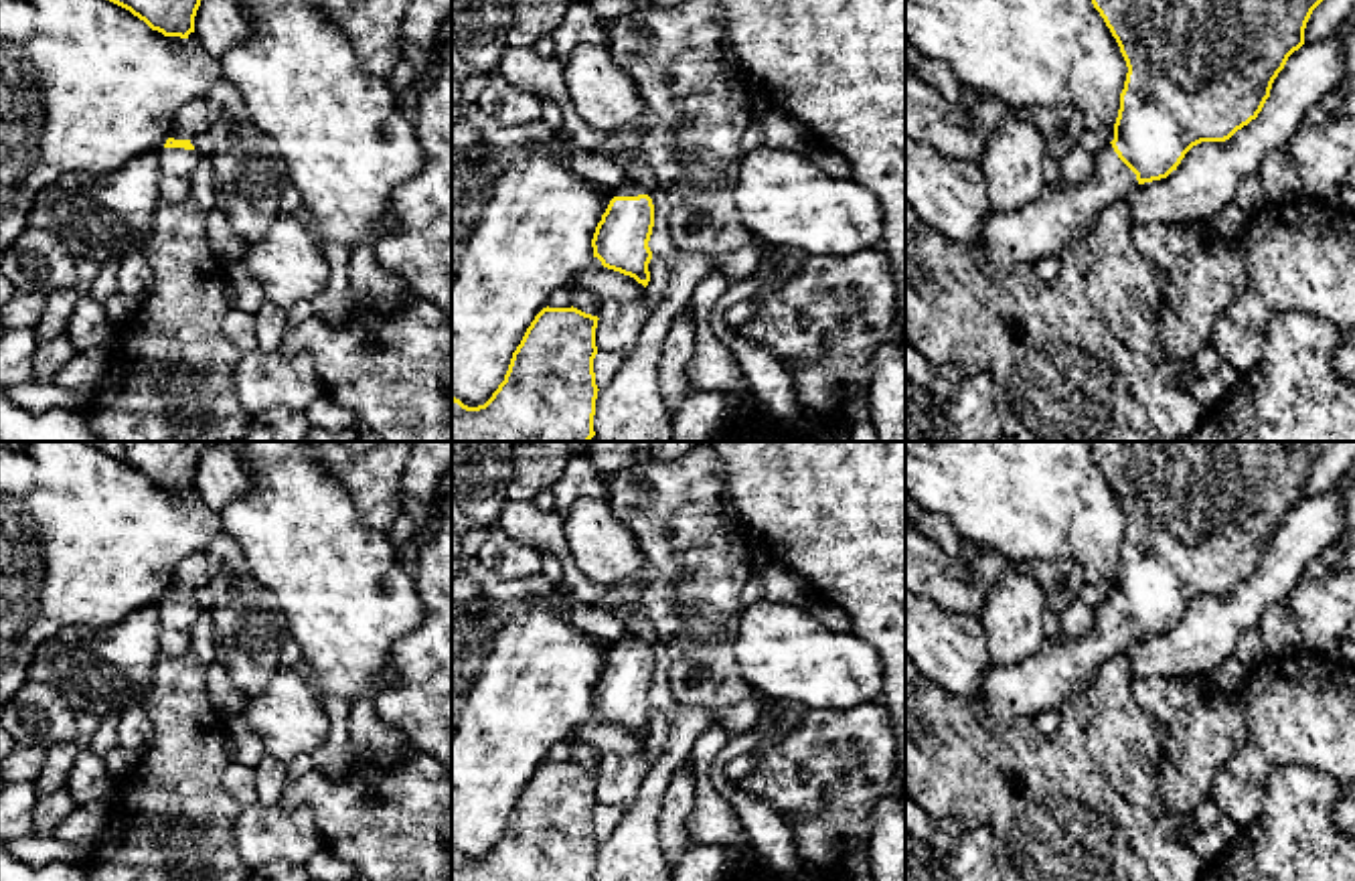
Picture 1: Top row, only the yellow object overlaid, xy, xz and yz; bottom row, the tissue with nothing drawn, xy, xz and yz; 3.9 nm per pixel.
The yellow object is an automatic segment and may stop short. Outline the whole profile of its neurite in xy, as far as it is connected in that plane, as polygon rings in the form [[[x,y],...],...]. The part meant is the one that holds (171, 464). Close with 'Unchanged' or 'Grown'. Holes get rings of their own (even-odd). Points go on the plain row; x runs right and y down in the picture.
[[[85,442],[130,464],[164,490],[188,492],[207,446],[217,442]]]. Unchanged

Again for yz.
[[[1088,442],[1088,446],[1094,462],[1100,466],[1112,490],[1116,492],[1128,520],[1124,543],[1120,547],[1120,563],[1114,577],[1114,593],[1094,612],[1094,628],[1086,636],[1075,640],[1067,636],[1057,640],[1045,638],[1041,650],[1023,664],[994,666],[984,674],[980,687],[970,699],[976,705],[976,717],[986,729],[1007,727],[1019,717],[1033,719],[1045,709],[1061,709],[1071,695],[1082,693],[1090,685],[1096,668],[1102,666],[1108,658],[1126,652],[1126,648],[1138,638],[1167,632],[1173,624],[1177,624],[1193,599],[1201,595],[1225,595],[1238,583],[1256,573],[1266,553],[1270,551],[1272,537],[1284,523],[1288,510],[1304,498],[1304,482],[1312,464],[1333,446],[1333,442],[1306,442],[1302,448],[1294,448],[1290,442]]]. Grown

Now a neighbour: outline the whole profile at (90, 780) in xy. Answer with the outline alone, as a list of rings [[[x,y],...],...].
[[[85,747],[65,782],[67,792],[73,796],[75,804],[109,800],[113,794],[115,782],[107,764],[93,749]]]

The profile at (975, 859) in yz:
[[[978,824],[964,830],[942,865],[944,881],[1001,881],[1001,861],[990,826]]]

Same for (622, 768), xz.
[[[597,711],[573,731],[573,741],[591,745],[602,755],[595,782],[597,804],[634,810],[650,770],[646,741],[630,729],[604,721]]]

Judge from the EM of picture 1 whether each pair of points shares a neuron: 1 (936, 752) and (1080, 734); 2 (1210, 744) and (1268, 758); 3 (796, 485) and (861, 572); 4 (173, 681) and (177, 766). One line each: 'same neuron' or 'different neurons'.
1: same neuron
2: different neurons
3: same neuron
4: same neuron

